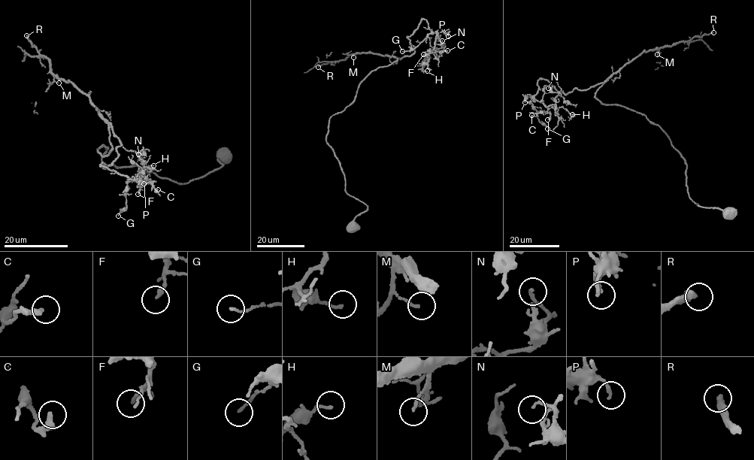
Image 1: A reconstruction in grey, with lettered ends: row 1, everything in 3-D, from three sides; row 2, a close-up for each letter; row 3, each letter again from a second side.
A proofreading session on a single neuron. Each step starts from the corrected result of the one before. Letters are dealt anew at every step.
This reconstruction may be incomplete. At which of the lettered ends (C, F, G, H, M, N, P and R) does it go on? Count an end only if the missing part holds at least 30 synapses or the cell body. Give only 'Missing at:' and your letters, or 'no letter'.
Missing at: R

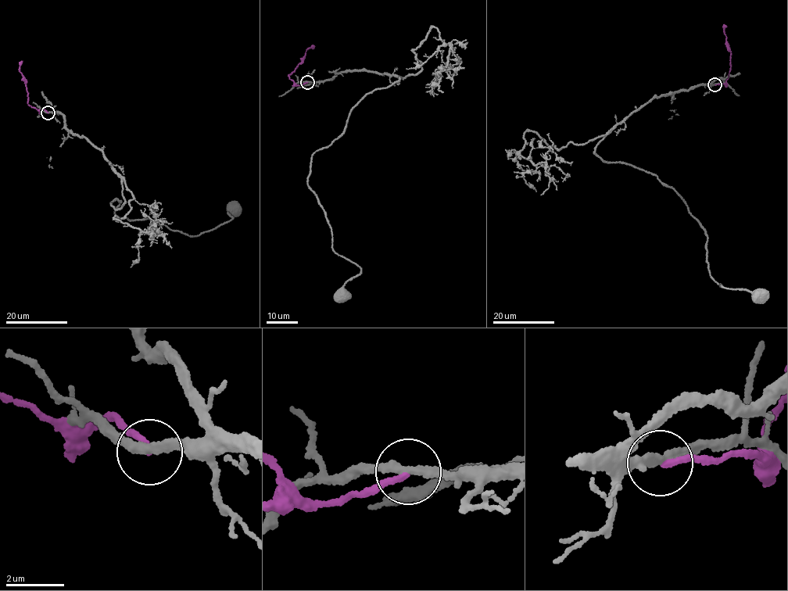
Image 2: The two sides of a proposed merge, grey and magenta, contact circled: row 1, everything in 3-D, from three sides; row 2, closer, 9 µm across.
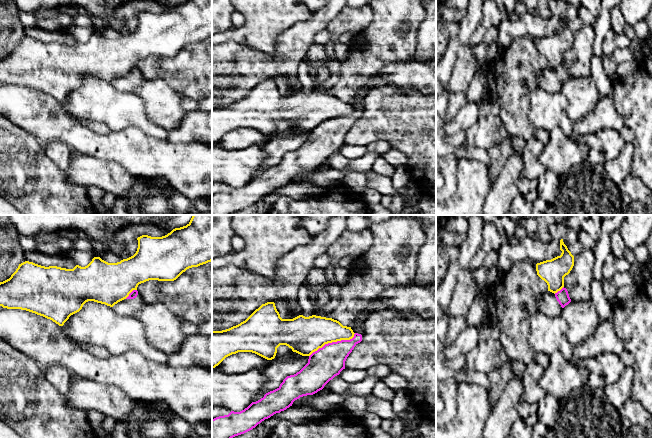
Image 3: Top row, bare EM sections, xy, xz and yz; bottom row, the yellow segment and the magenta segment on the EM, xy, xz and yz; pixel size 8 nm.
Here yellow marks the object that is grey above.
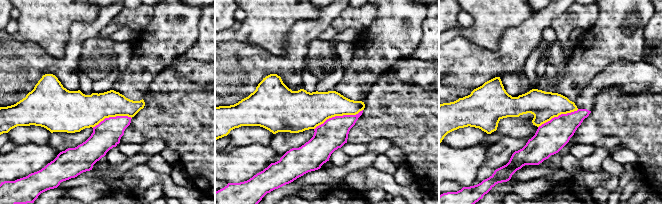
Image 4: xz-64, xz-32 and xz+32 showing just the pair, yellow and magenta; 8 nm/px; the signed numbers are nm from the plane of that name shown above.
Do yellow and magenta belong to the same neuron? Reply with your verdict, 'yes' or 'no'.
no

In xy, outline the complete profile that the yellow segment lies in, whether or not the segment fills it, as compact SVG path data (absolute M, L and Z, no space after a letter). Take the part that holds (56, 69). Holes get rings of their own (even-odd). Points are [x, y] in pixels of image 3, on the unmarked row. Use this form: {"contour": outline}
{"contour": "M187 0L162 13L142 11L137 16L136 29L117 39L94 33L85 43L76 41L73 45L66 45L25 37L9 55L0 58L0 82L26 86L63 102L88 77L113 83L137 66L141 59L174 57L187 45L212 37L212 0Z"}

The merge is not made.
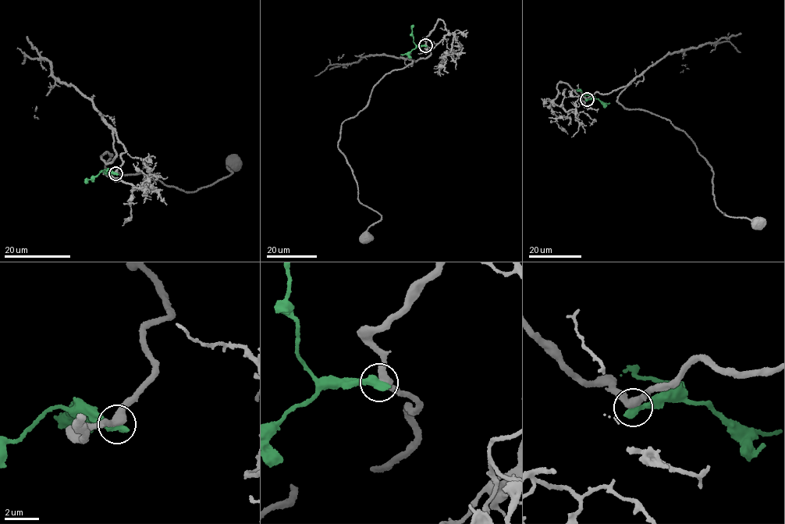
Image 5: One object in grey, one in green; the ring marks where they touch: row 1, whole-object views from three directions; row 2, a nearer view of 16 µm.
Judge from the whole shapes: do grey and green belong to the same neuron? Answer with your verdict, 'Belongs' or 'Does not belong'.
Does not belong

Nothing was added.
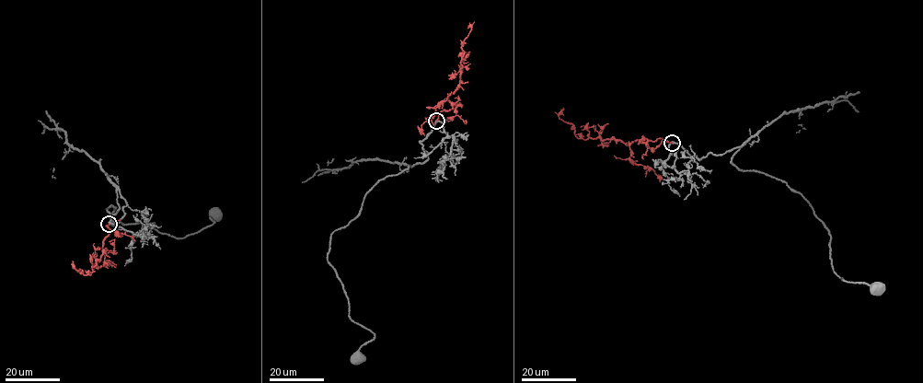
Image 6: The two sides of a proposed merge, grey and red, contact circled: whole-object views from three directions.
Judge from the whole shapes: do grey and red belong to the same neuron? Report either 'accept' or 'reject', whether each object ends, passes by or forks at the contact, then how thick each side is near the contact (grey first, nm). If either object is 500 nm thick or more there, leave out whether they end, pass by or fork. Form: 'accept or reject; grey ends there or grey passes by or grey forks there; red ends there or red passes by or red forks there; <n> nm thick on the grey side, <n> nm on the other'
accept; grey passes by; red ends there; 400 nm thick on the grey side, 320 nm on the other

